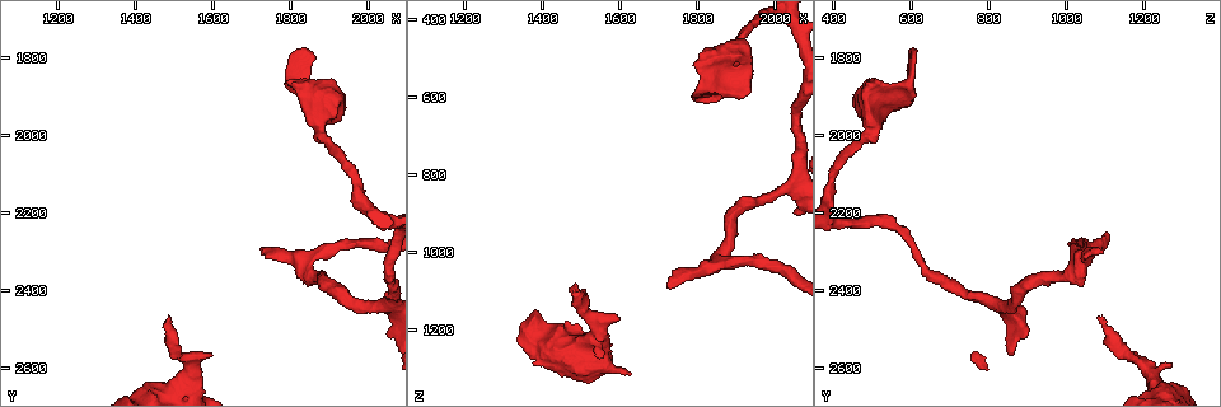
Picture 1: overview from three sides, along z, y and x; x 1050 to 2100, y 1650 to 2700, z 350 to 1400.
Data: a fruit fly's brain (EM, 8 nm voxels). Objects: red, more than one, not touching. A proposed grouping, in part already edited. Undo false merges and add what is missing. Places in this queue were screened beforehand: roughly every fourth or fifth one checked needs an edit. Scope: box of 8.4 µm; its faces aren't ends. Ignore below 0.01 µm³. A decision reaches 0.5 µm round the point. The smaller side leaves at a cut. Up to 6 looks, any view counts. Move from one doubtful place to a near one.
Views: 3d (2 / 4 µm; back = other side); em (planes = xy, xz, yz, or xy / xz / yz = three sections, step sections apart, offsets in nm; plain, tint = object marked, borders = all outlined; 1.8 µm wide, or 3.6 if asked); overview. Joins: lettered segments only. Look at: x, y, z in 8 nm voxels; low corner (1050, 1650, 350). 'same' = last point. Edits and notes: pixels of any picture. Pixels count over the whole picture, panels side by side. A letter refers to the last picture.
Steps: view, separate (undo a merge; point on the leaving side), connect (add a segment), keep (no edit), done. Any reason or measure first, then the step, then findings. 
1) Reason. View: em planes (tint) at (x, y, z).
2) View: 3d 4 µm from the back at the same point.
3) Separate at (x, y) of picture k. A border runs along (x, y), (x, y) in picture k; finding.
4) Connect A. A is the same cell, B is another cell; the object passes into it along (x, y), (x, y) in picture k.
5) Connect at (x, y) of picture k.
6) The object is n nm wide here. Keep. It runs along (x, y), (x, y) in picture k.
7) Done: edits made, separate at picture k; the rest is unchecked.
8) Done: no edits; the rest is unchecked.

Branch stops here. View: em planes (borders) at (1595, 2565, 1175).

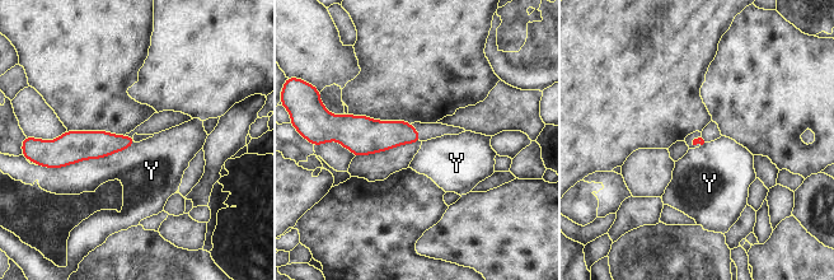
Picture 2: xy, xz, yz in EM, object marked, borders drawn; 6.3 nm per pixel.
Keep. Y is another cell; a border runs along (136, 143), (103, 157), (48, 168) in picture 2; no lettered segment goes on from it.

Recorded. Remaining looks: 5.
Branch stops here. View: 3d 4 µm at (1725, 2305, 1105).

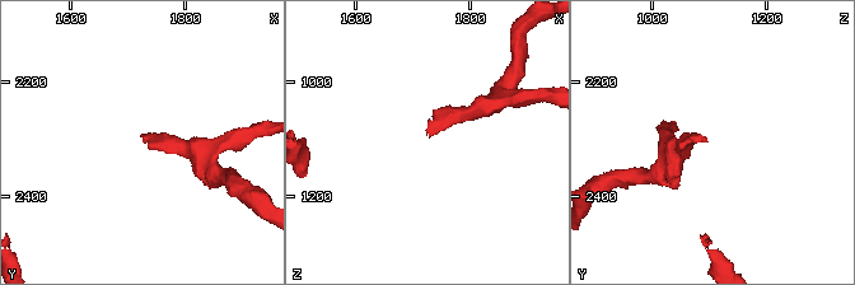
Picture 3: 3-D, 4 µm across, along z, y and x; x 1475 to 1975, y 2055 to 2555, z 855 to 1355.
Need the tissue. View: em xy step 4 (tint) at (1735, 2300, 1100).

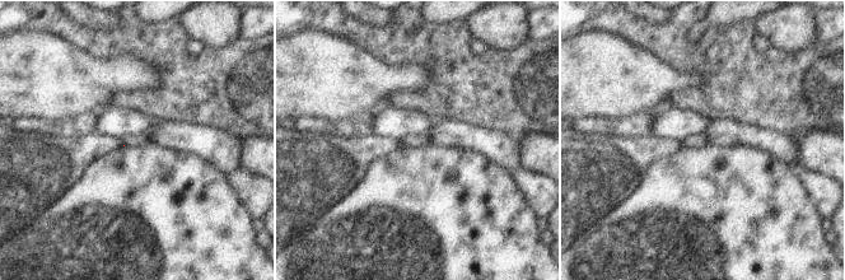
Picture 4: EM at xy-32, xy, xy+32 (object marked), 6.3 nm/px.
Another direction. View: em planes (borders) at the same point.

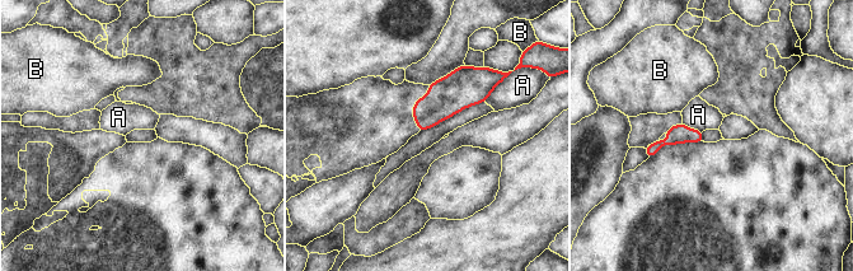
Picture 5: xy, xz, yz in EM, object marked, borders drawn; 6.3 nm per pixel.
The longest contact is with A, 140 nm. Keep. A and B are other cells; it runs along (699, 134), (676, 135), (648, 150) in picture 5; none of them fits.

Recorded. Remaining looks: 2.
Free end. View: 3d 4 µm at (1860, 1795, 610).

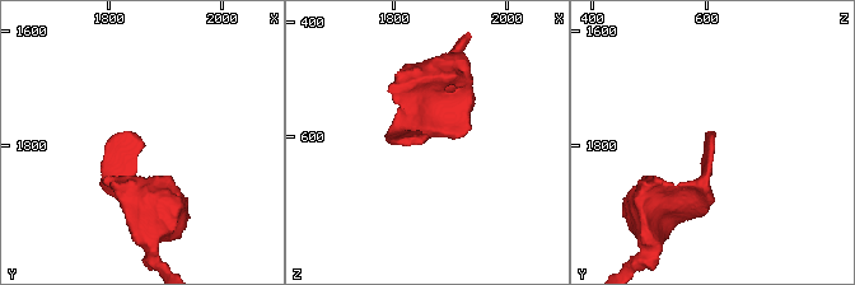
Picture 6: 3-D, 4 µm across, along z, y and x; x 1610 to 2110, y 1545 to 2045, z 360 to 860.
View: em xz step 16 (borders) at (1855, 1795, 610).

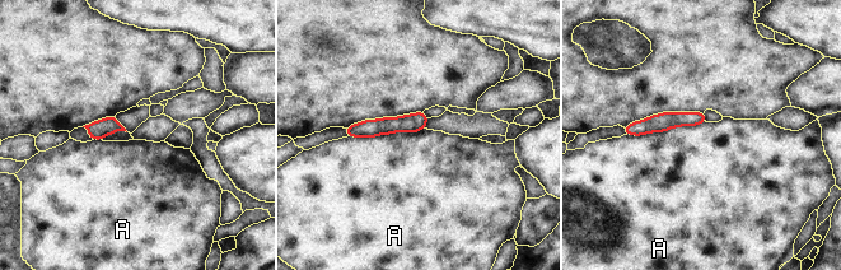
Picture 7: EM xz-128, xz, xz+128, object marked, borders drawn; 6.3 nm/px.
Keep. A is another cell; it runs along (424, 119), (406, 124), (350, 129) in picture 7; none of them fits.

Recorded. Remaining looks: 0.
Done: no edits; the rest is unchecked.

